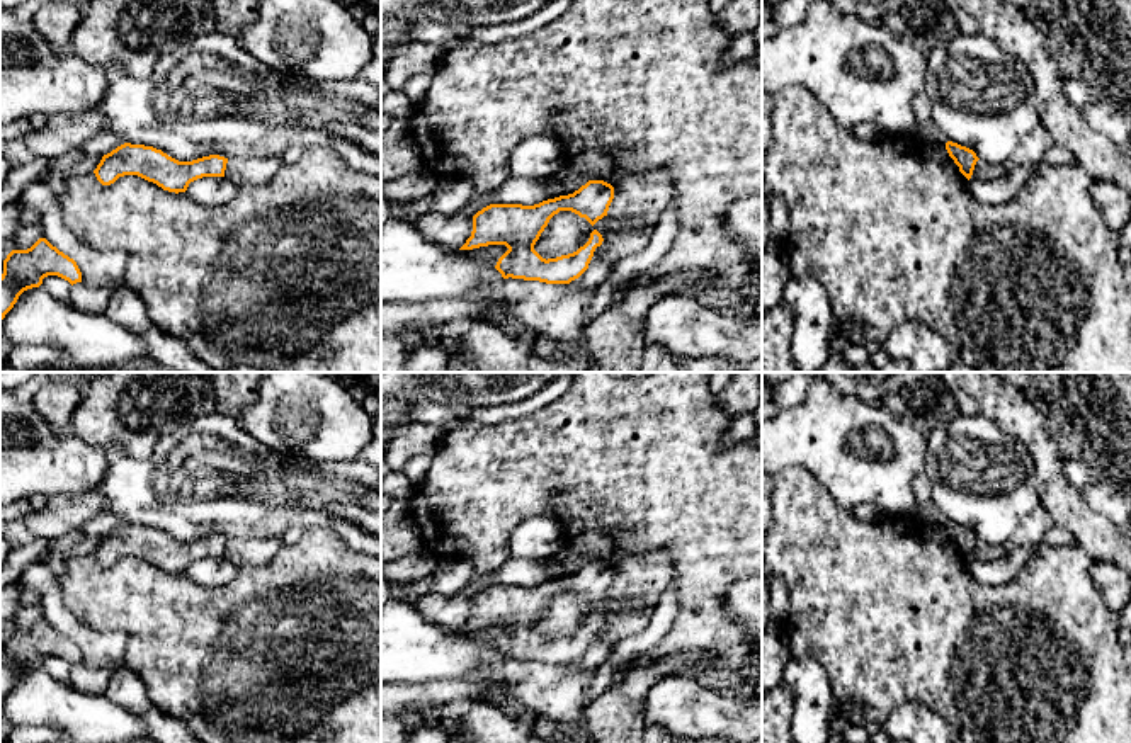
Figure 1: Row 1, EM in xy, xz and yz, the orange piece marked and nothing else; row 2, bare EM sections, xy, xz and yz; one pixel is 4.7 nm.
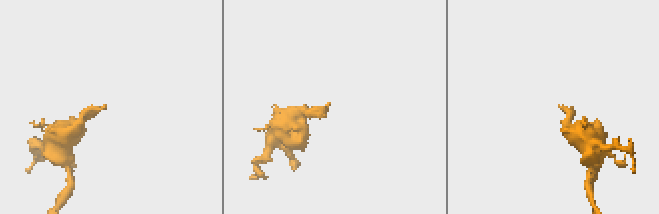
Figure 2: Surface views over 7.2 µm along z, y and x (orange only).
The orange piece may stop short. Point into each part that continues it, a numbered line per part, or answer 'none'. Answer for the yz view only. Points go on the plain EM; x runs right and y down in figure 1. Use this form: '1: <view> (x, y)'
none

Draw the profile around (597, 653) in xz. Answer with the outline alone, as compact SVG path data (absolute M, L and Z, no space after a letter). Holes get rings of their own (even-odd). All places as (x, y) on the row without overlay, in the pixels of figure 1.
M600 626L595 629L588 649L570 665L595 673L602 666L602 663L609 658L609 653L611 648L605 643L605 631L604 626Z

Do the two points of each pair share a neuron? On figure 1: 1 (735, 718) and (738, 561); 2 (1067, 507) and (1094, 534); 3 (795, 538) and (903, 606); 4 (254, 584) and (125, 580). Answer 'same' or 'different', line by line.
1: different
2: same
3: same
4: same

